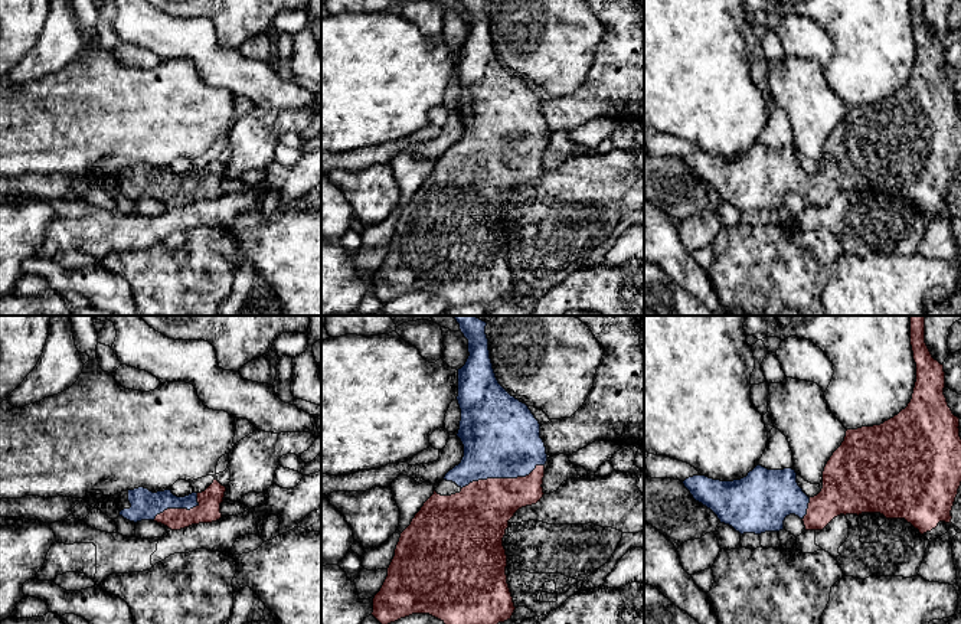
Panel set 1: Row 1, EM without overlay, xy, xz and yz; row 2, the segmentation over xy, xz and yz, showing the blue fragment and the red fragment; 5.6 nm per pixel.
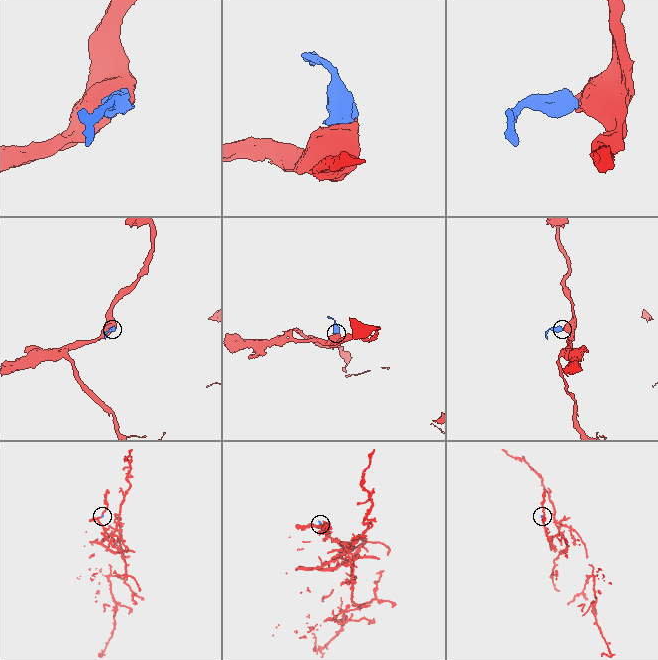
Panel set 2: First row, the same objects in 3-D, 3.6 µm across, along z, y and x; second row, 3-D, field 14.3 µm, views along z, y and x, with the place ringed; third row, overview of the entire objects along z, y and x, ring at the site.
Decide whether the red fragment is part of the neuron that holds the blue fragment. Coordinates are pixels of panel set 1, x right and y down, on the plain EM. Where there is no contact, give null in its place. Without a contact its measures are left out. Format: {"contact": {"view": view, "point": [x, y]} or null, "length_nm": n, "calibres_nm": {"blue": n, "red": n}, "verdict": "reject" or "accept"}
{"contact": {"view": "xz", "point": [502, 154]}, "length_nm": 480, "calibres_nm": {"blue": 440, "red": 340}, "verdict": "accept"}

